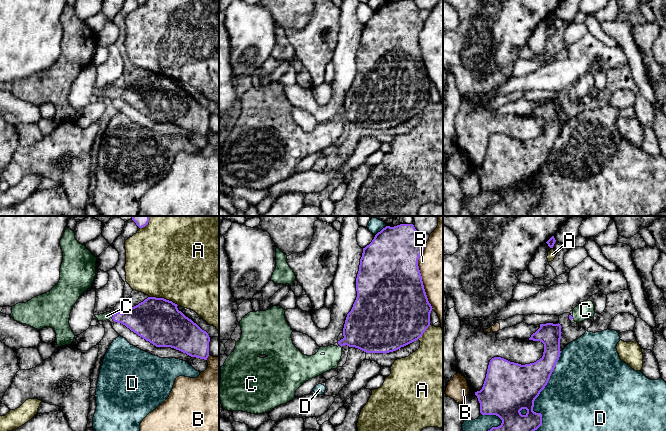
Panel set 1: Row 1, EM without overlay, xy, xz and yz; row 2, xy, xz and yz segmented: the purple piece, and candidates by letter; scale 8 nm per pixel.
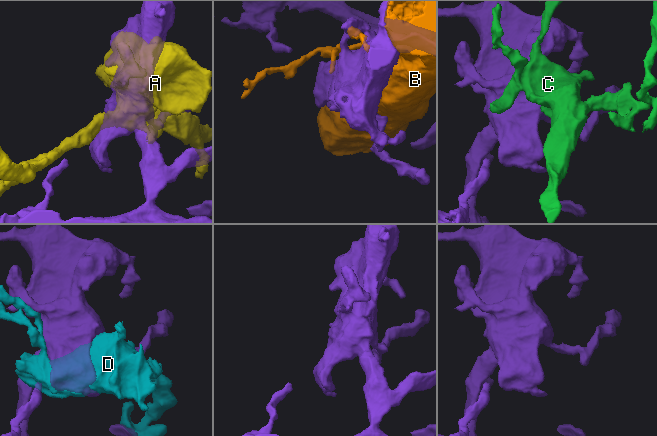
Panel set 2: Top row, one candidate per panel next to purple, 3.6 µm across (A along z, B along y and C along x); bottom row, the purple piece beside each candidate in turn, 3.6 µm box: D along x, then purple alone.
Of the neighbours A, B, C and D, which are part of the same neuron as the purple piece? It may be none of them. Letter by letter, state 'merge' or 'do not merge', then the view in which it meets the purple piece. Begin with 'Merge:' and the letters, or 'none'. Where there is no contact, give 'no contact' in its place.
Merge: C
A: do not merge; contact in xy
B: do not merge; contact in xz
C: merge; contact in yz
D: do not merge; contact in yz

